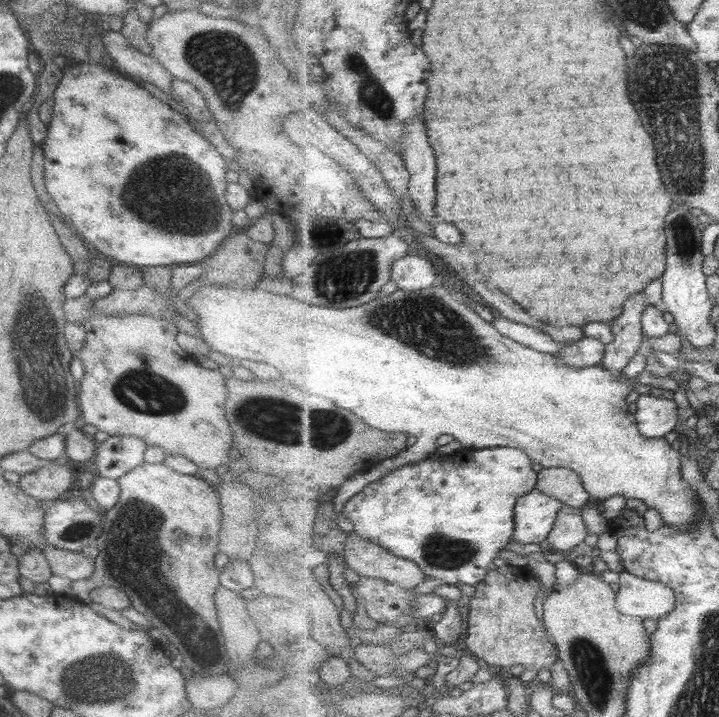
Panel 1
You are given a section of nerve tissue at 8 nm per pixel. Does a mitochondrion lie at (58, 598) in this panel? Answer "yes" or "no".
no

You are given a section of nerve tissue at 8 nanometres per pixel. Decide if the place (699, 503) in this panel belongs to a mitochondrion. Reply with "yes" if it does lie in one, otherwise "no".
no

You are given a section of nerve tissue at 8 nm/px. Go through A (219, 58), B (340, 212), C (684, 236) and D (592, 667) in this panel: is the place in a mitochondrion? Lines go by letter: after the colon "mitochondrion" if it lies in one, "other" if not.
A: mitochondrion
B: other
C: mitochondrion
D: mitochondrion

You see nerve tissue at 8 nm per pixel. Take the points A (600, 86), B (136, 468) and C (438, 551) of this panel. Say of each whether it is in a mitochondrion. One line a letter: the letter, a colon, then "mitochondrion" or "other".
A: other
B: other
C: mitochondrion

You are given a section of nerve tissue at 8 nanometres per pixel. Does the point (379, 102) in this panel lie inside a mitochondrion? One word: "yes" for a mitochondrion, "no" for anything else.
yes

